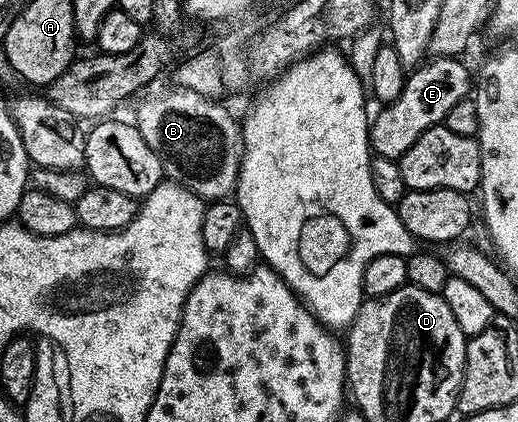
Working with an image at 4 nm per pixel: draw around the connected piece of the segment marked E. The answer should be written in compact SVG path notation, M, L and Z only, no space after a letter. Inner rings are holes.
M433 56L405 76L402 95L387 102L381 108L384 110L377 117L375 114L368 126L368 144L377 158L398 159L406 155L424 133L431 133L433 127L444 123L459 101L469 96L474 77L468 74L462 62L455 57Z

